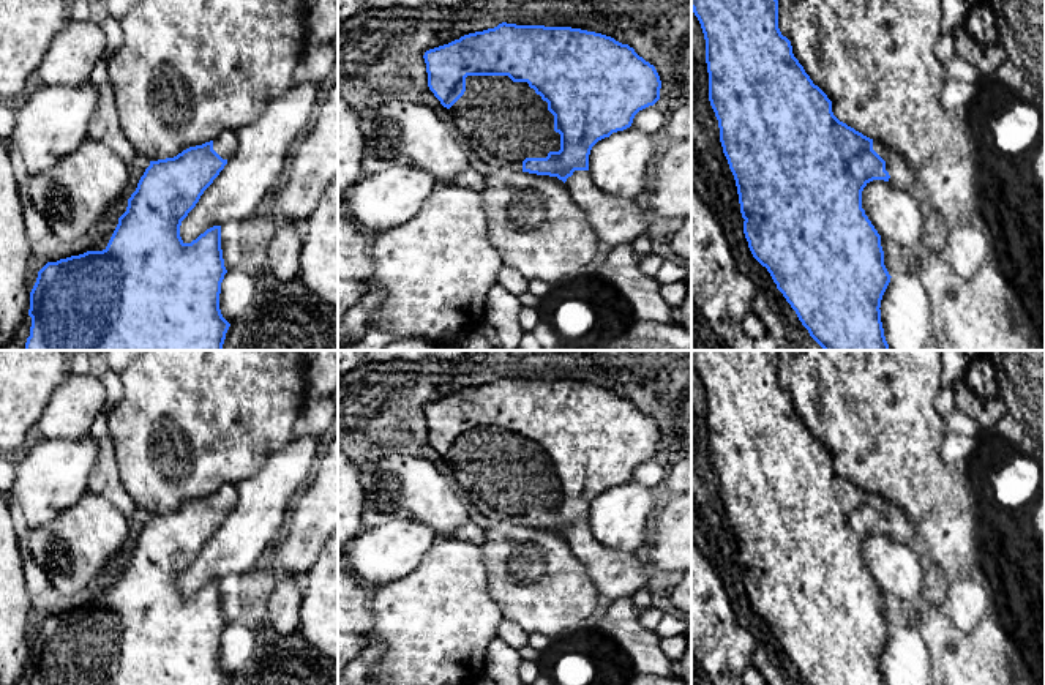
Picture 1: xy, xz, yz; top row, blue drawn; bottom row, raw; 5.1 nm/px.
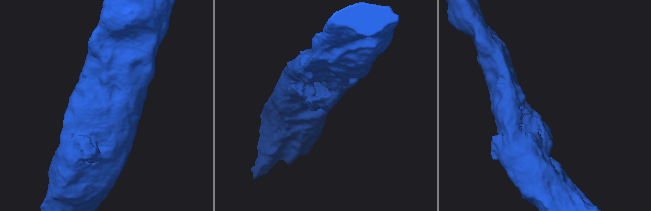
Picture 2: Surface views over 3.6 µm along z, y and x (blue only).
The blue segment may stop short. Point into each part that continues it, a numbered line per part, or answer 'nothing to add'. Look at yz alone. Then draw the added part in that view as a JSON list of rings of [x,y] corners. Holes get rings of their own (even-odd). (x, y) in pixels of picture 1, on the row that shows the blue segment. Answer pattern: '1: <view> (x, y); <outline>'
1: yz (902, 175); [[[873,140],[873,150],[886,161],[886,170],[890,175],[889,183],[892,186],[911,188],[916,183],[916,174],[898,152],[879,140]]]

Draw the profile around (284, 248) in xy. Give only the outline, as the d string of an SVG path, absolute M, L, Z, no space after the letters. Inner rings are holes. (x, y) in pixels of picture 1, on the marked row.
M281 223L276 226L275 235L268 246L270 271L279 281L290 281L300 268L303 223Z

